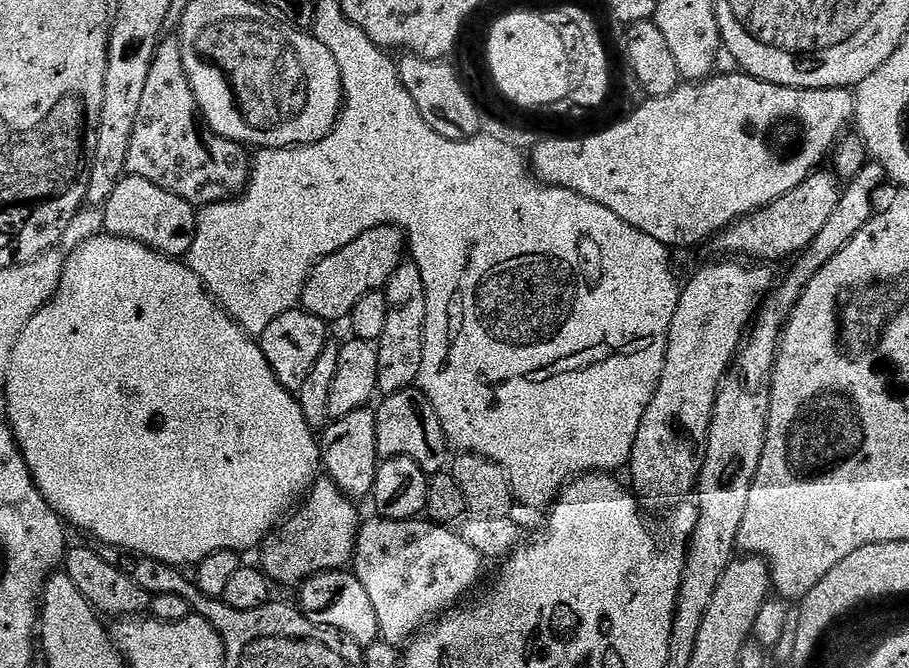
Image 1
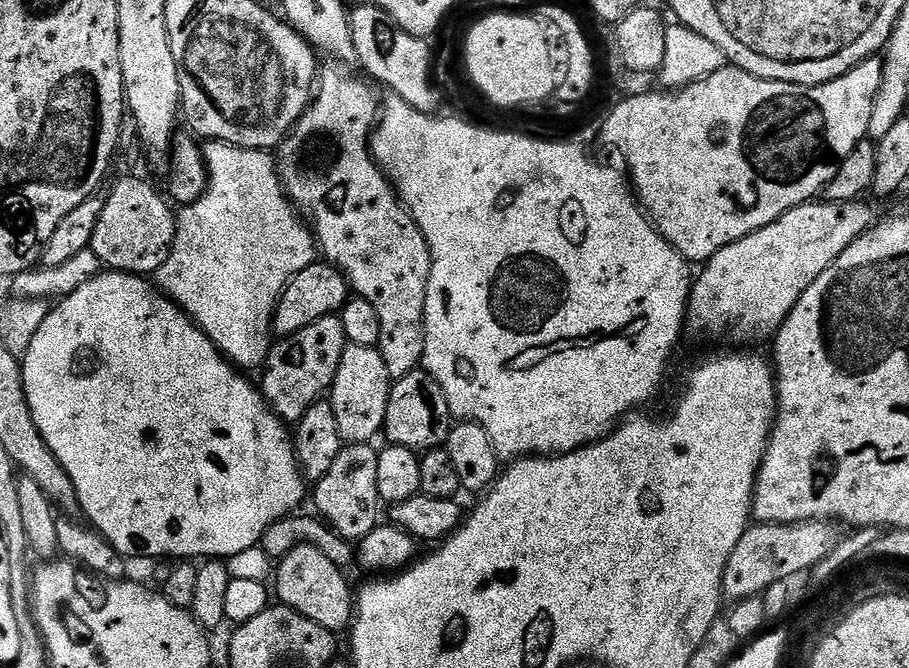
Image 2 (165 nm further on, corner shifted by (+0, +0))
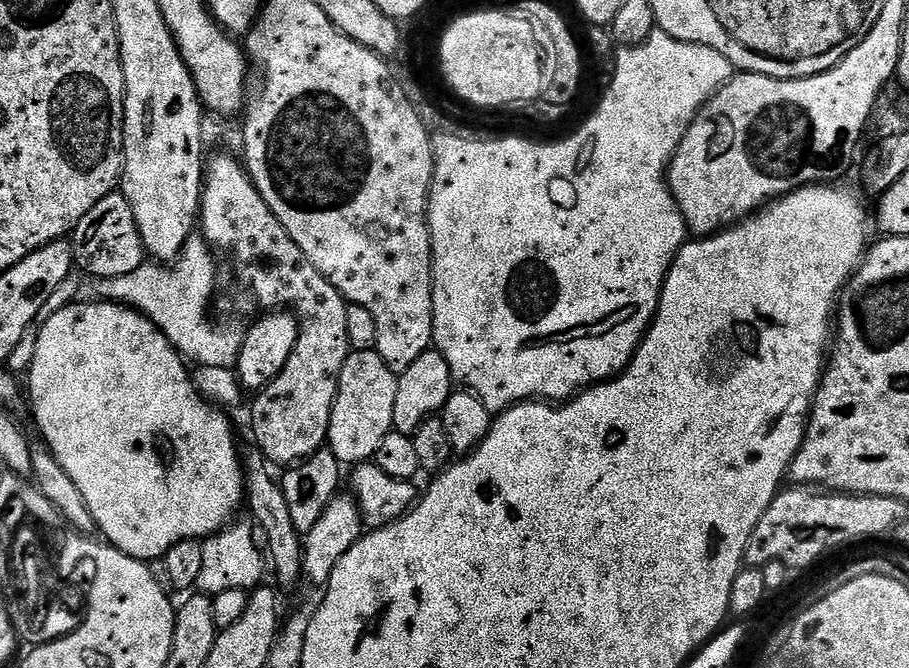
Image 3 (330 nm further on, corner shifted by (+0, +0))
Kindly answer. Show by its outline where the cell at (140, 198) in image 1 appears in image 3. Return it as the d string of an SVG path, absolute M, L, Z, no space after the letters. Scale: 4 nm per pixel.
M117 190L111 192L82 222L78 222L75 232L71 233L72 259L75 267L80 268L91 278L109 280L122 274L130 274L138 270L138 266L146 263L144 243L138 234L138 222L134 222L134 210L130 210L130 202Z

